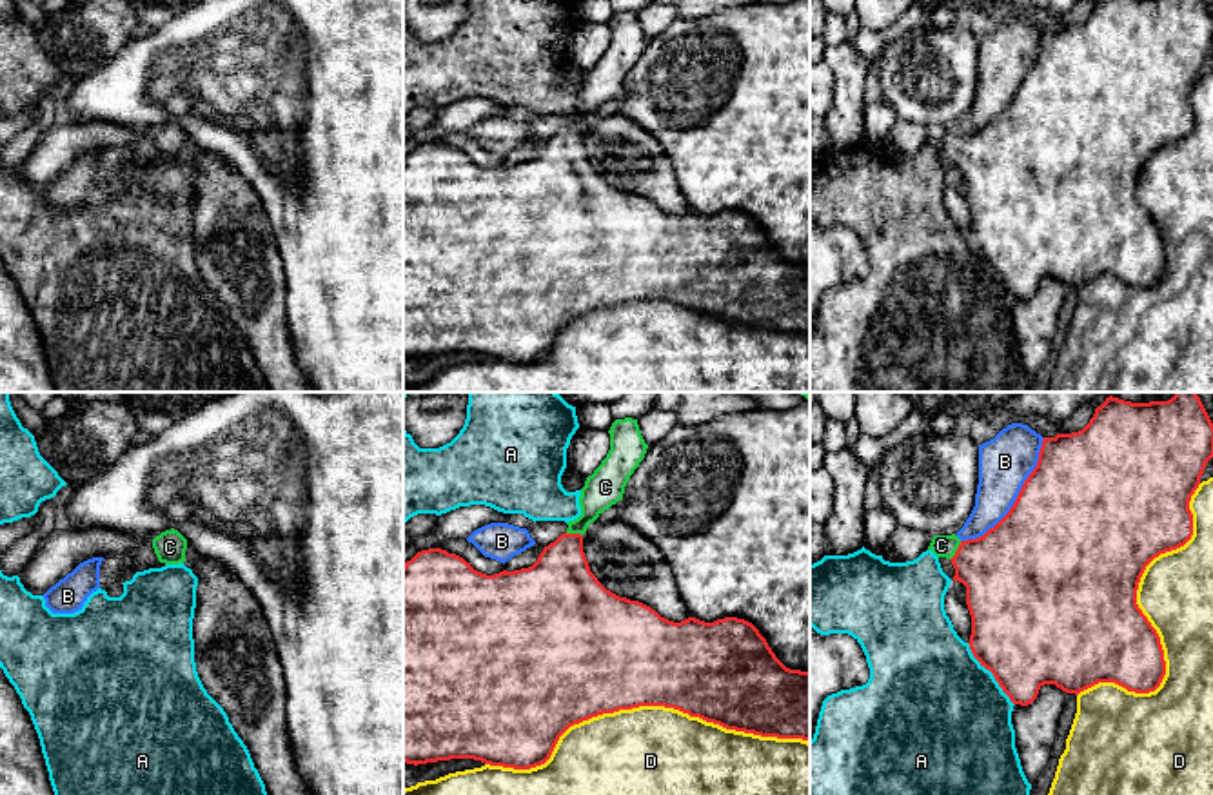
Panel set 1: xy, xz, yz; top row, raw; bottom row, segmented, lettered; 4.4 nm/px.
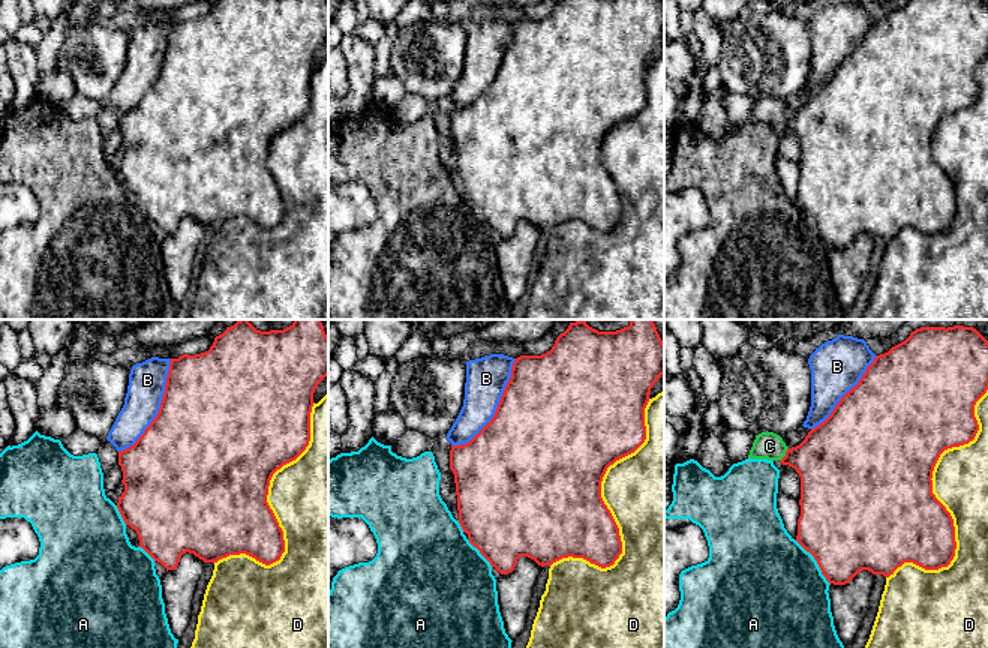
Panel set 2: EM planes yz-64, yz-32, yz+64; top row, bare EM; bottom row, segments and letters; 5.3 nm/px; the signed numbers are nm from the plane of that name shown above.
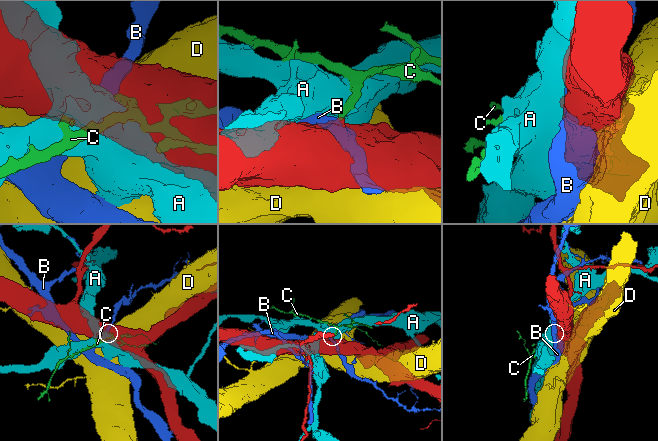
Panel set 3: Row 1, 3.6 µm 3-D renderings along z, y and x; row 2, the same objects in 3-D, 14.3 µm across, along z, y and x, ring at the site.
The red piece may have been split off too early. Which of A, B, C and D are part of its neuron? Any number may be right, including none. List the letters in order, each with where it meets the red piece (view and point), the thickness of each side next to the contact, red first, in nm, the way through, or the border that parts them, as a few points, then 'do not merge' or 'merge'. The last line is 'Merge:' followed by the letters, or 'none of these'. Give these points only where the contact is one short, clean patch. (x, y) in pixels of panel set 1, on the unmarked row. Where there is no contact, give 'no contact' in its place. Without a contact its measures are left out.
A: contact yz (992, 265); calibres 500 and 480 nm; do not merge
B: contact yz (1017, 91); calibres 500 and 240 nm; do not merge
C: contact yz (957, 144); calibres 400 and 100 nm; way yz (1008, 166), (957, 144), (941, 138); merge
D: contact xz (641, 298); calibres 500 and 480 nm; do not merge
Merge: C

